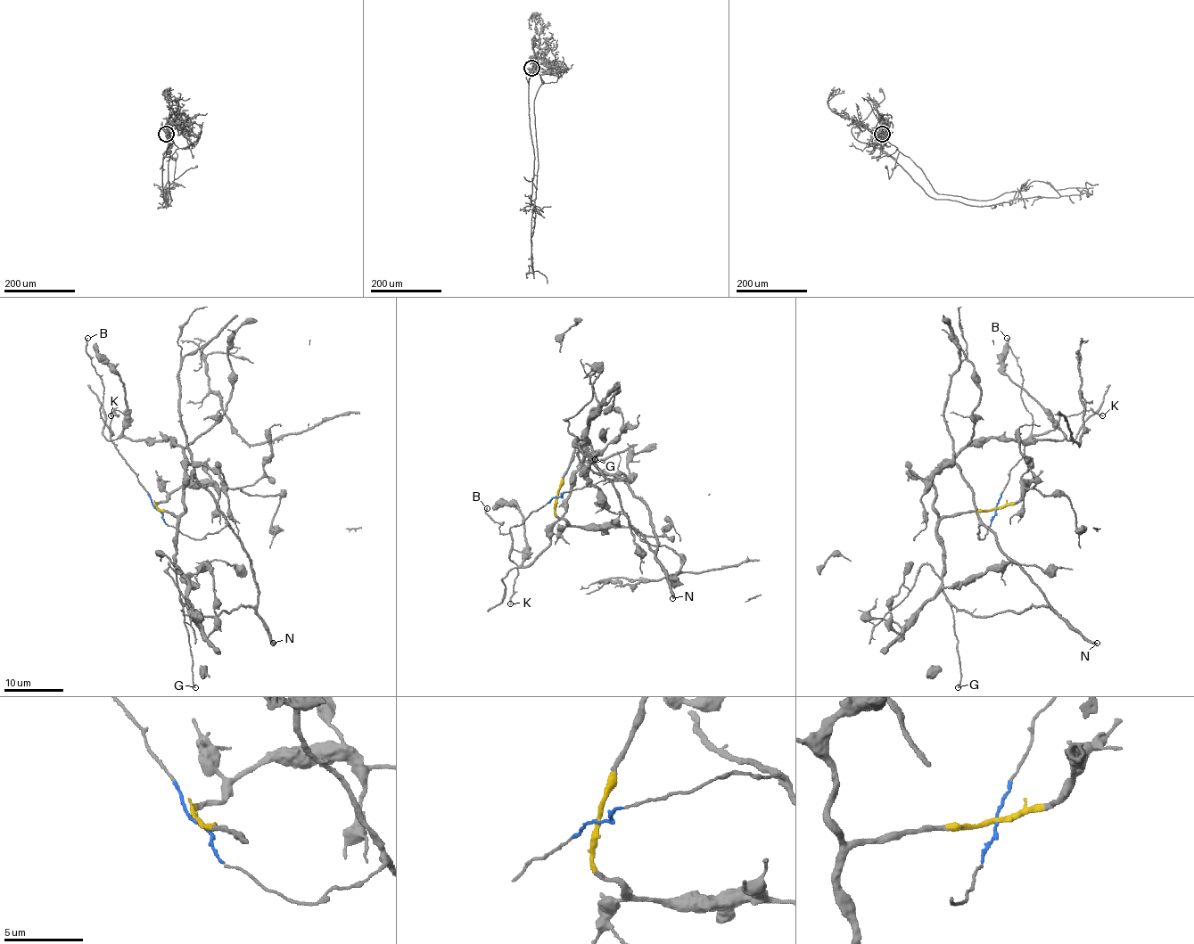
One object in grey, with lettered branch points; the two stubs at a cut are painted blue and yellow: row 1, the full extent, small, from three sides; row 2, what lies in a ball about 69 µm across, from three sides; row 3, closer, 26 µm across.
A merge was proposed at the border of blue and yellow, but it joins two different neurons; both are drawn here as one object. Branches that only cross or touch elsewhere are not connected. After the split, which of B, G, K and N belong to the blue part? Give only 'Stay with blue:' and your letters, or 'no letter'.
Stay with blue: B, G, K, N

